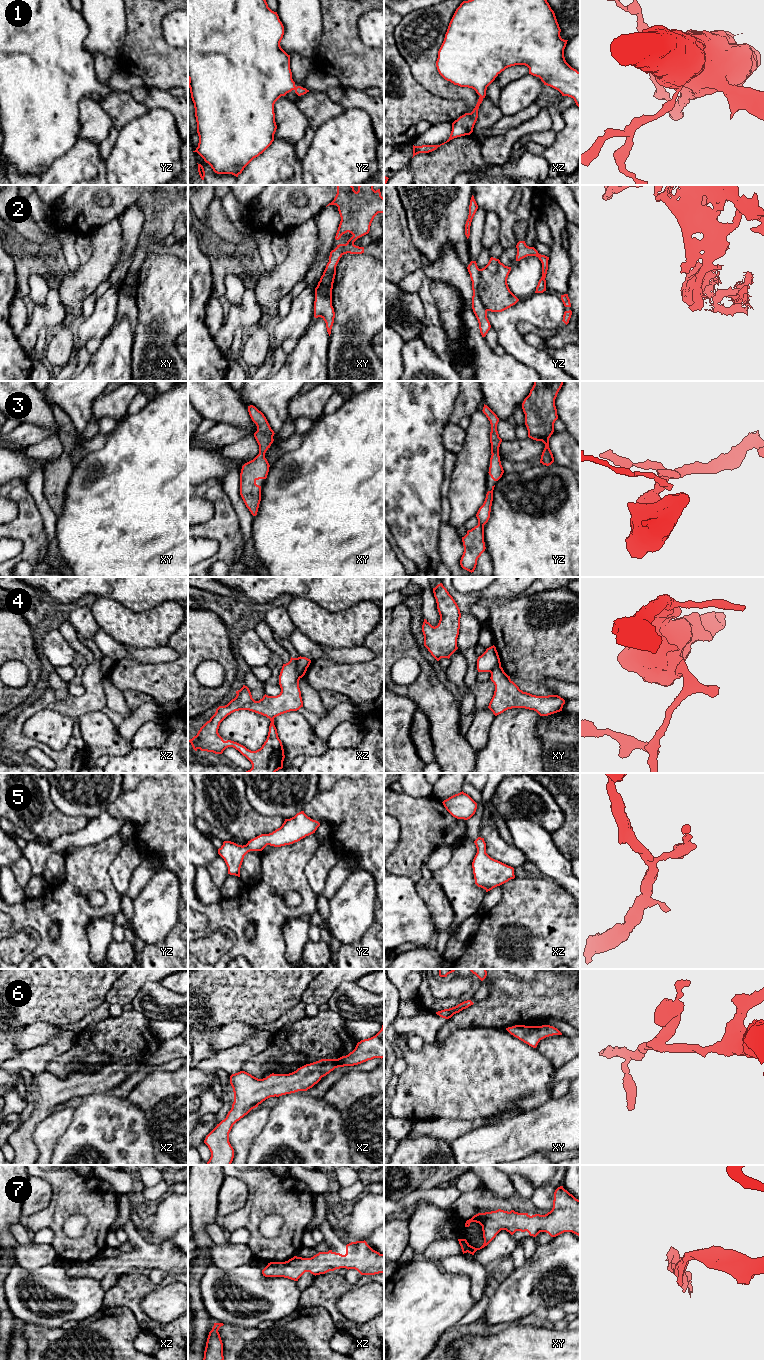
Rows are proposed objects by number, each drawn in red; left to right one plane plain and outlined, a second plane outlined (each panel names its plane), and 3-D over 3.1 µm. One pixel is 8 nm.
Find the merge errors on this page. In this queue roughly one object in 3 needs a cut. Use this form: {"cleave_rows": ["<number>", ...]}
{"cleave_rows": ["2", "4"]}

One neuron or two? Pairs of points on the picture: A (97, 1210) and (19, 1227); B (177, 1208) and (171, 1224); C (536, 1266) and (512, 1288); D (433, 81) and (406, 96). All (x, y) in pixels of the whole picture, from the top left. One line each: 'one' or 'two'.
A: two
B: one
C: one
D: two

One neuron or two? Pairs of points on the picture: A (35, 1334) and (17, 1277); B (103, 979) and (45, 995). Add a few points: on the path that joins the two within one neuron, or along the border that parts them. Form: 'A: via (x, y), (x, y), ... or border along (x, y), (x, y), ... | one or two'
A: border along (28, 1324), (55, 1328) | two
B: via (89, 979), (61, 979), (59, 981) | one

